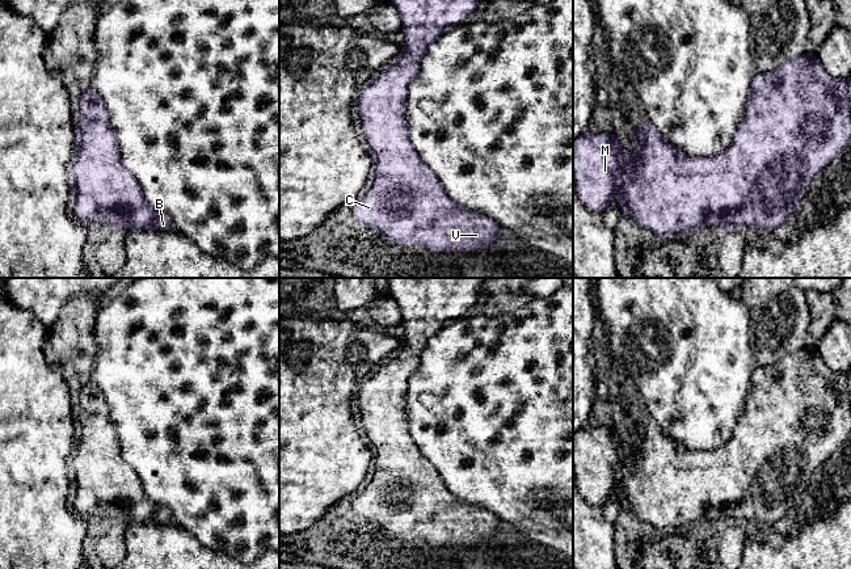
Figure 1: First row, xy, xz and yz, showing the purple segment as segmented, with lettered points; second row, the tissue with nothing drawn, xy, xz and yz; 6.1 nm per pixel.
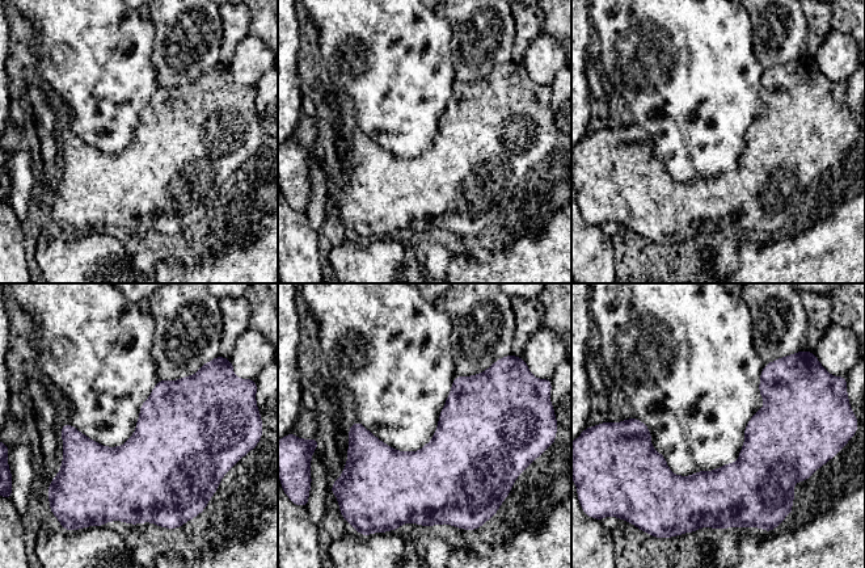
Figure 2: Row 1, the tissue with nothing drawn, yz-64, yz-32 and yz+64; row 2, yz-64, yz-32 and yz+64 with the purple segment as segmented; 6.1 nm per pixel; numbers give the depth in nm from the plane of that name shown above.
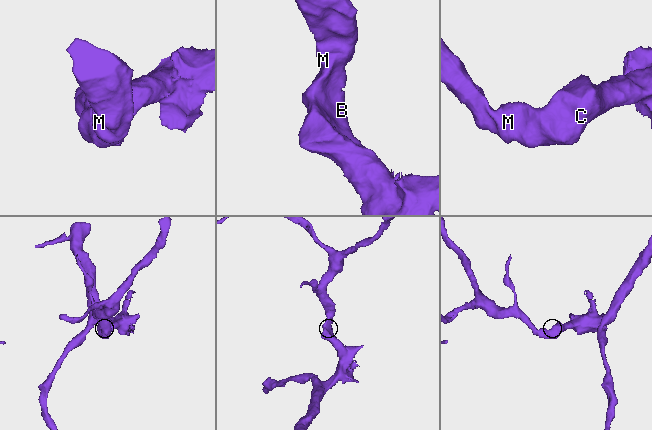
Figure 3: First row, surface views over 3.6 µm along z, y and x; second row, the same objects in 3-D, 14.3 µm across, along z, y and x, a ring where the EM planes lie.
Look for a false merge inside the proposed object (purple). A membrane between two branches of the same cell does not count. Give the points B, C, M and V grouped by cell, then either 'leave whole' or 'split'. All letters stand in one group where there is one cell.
B C M V; leave whole

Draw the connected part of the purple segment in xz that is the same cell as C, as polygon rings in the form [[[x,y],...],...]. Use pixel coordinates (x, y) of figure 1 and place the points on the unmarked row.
[[[388,278],[389,296],[397,303],[405,340],[399,354],[382,364],[358,392],[361,421],[374,454],[372,479],[354,498],[354,513],[380,526],[391,538],[435,545],[465,545],[496,535],[500,518],[456,500],[431,463],[414,444],[405,413],[408,380],[418,368],[420,354],[448,321],[462,319],[477,303],[485,278]]]

